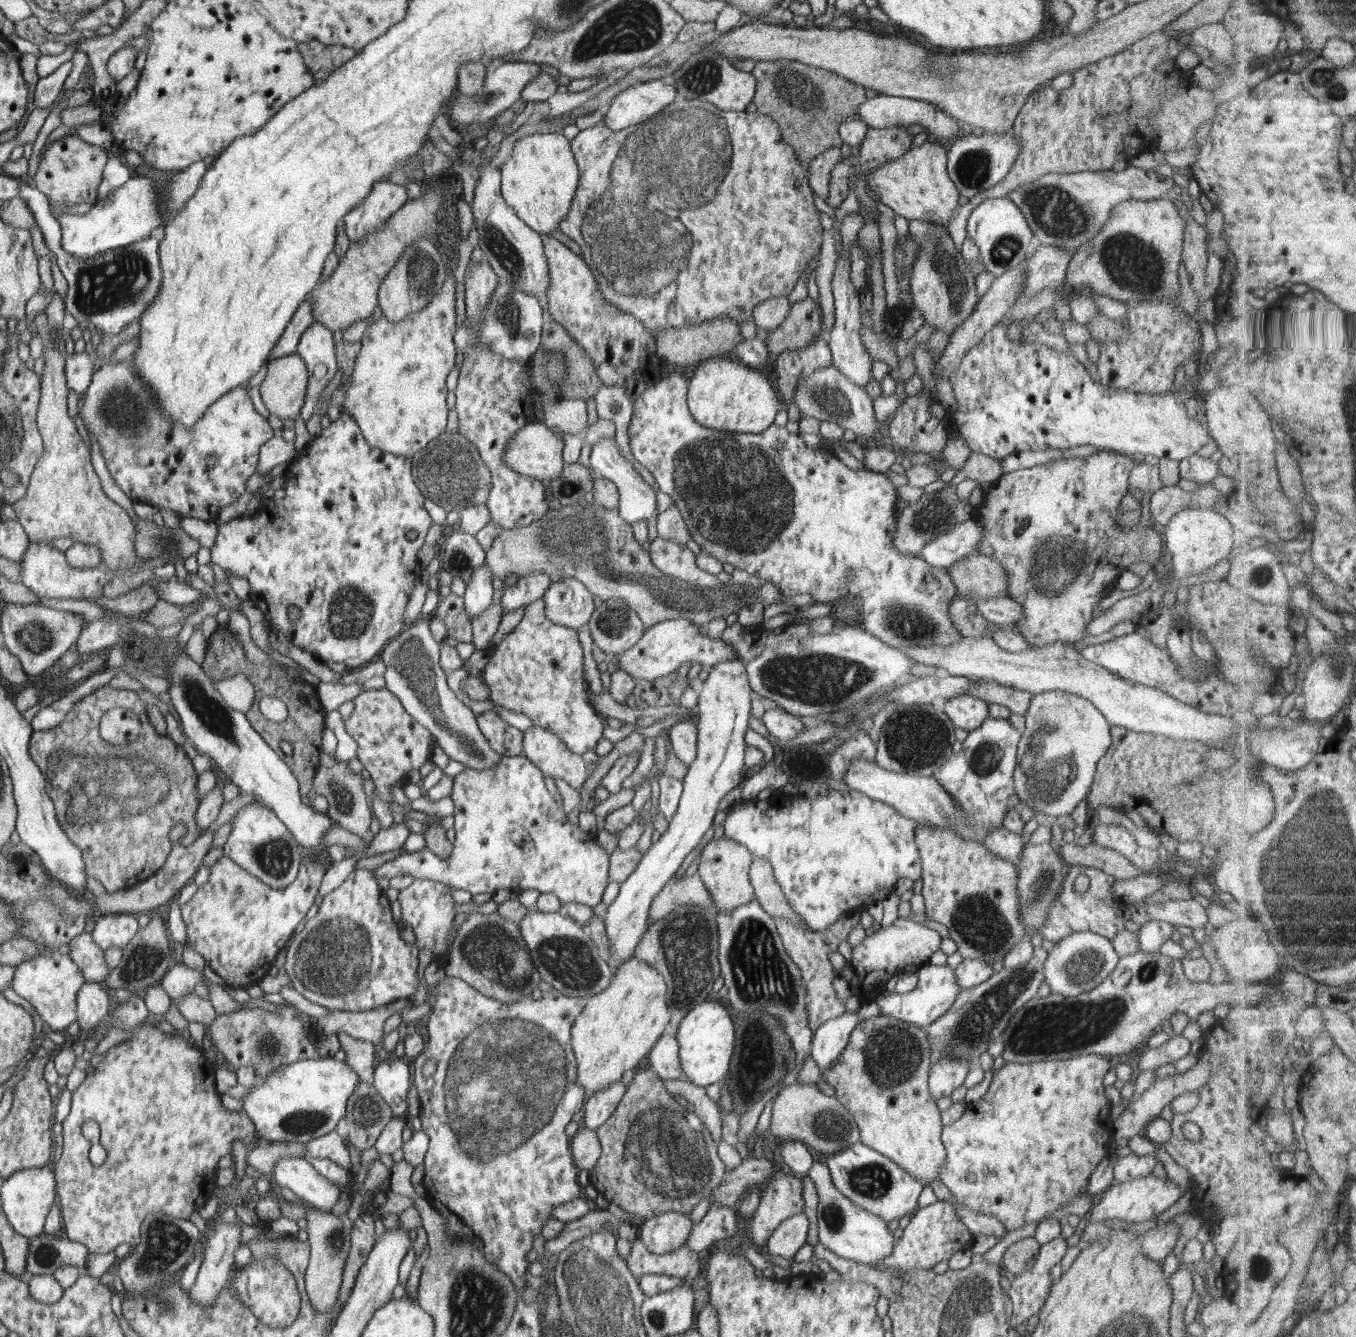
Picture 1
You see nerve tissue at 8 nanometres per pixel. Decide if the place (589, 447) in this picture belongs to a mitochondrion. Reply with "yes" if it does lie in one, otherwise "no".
no

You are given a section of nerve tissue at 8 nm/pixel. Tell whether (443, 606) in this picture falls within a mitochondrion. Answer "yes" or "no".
no

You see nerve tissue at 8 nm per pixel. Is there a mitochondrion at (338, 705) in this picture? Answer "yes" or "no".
no

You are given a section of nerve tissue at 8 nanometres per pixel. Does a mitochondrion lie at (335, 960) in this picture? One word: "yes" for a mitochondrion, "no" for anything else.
yes

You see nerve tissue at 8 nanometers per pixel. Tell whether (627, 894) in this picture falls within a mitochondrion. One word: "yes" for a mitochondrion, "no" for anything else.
no

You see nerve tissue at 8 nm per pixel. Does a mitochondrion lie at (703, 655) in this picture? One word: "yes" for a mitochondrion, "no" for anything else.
no

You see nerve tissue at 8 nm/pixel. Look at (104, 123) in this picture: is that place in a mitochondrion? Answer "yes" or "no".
no

